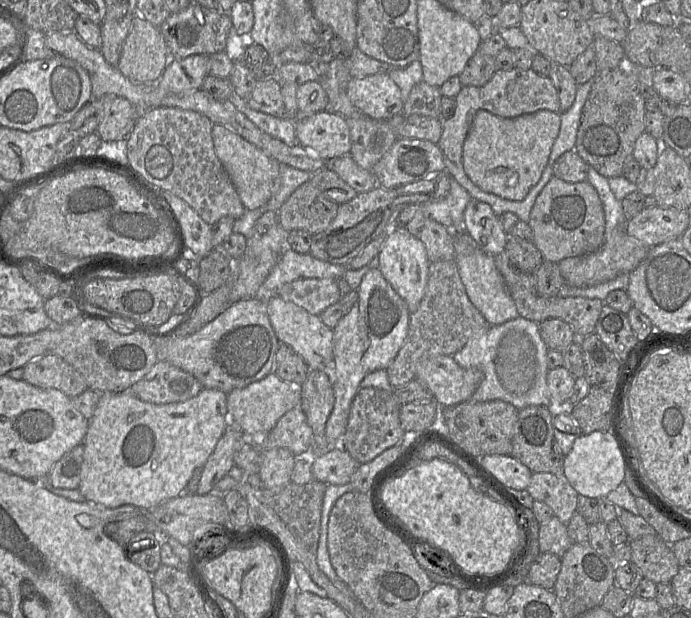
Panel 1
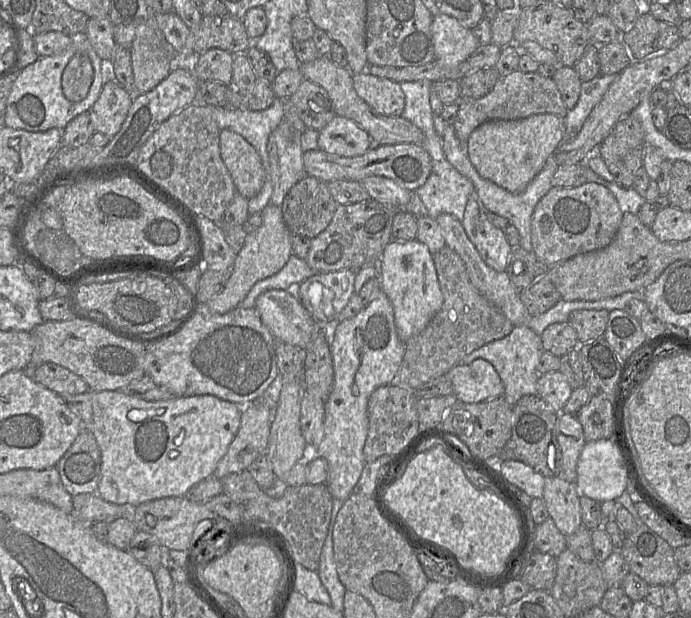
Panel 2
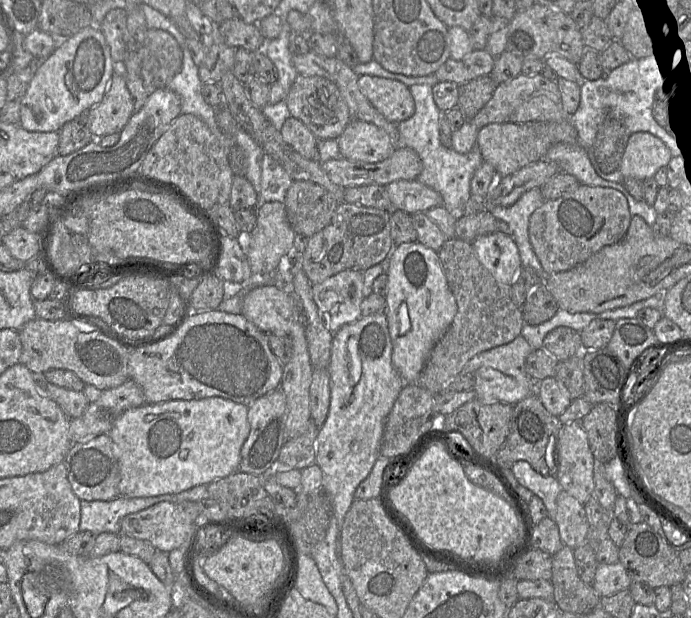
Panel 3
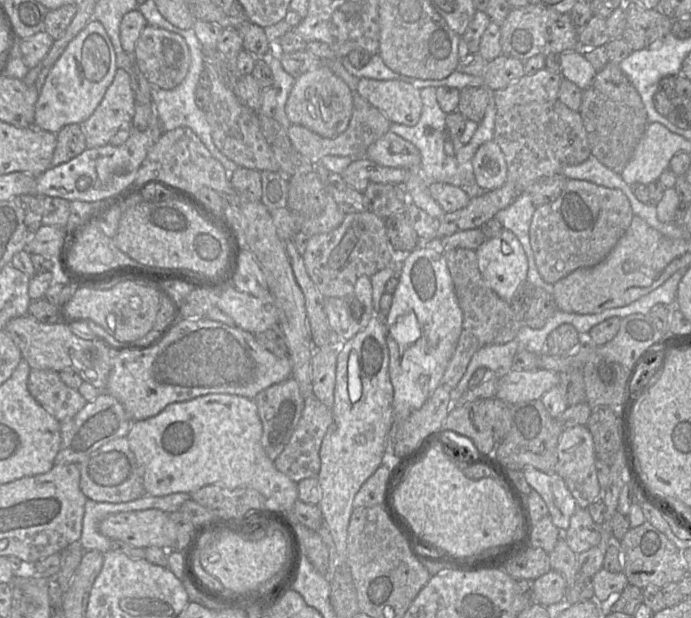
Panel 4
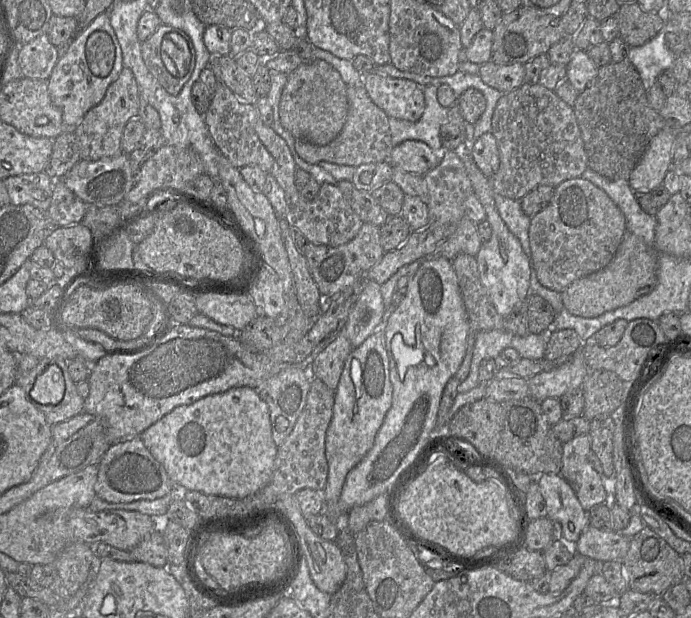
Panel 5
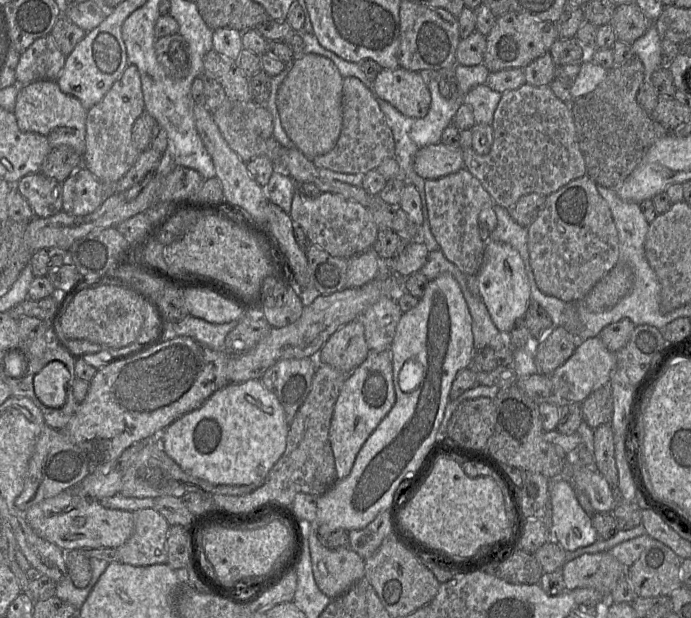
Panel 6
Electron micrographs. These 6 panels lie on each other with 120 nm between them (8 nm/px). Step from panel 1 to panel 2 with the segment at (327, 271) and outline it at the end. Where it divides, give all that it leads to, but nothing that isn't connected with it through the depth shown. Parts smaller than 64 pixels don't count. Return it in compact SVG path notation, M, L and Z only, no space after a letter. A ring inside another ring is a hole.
M292 254L277 273L257 281L238 307L254 308L258 296L263 292L271 289L293 291L302 281L317 273L319 272L310 267L306 259Z

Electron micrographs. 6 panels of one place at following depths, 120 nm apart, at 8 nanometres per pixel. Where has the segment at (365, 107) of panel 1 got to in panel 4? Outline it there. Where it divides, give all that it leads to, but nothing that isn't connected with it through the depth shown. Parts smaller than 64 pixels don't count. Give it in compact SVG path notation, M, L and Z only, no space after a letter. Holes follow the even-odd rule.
M361 78L357 84L356 93L376 107L391 123L414 126L420 119L422 113L420 90L410 83L397 79Z

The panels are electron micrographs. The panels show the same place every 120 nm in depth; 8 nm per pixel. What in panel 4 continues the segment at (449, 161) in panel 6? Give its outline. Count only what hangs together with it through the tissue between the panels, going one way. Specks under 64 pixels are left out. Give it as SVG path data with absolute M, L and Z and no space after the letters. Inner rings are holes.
M392 131L372 144L365 157L382 166L408 170L418 170L421 163L417 147Z

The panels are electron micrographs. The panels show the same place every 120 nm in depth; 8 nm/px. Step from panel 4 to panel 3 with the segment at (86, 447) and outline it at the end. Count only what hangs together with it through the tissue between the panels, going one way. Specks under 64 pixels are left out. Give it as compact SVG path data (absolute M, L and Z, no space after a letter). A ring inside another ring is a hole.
M130 379L115 388L101 390L100 397L89 404L82 416L70 419L72 444L84 443L99 435L108 434L121 414L145 404L143 390Z

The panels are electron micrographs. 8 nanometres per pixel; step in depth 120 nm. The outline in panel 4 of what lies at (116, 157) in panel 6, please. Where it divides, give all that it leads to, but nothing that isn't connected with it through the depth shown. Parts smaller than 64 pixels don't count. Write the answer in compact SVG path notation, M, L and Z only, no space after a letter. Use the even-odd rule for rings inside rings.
M118 68L98 107L81 123L86 147L96 148L109 144L121 126L131 125L135 105L130 74L126 69Z

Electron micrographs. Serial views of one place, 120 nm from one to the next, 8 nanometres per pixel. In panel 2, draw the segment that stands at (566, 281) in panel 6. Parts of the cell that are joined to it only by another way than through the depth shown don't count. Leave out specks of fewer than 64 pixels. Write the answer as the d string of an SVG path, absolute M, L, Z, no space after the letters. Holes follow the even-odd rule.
M596 182L575 188L553 186L536 205L531 220L533 251L546 266L554 266L578 254L602 249L614 239L624 213L614 194Z

